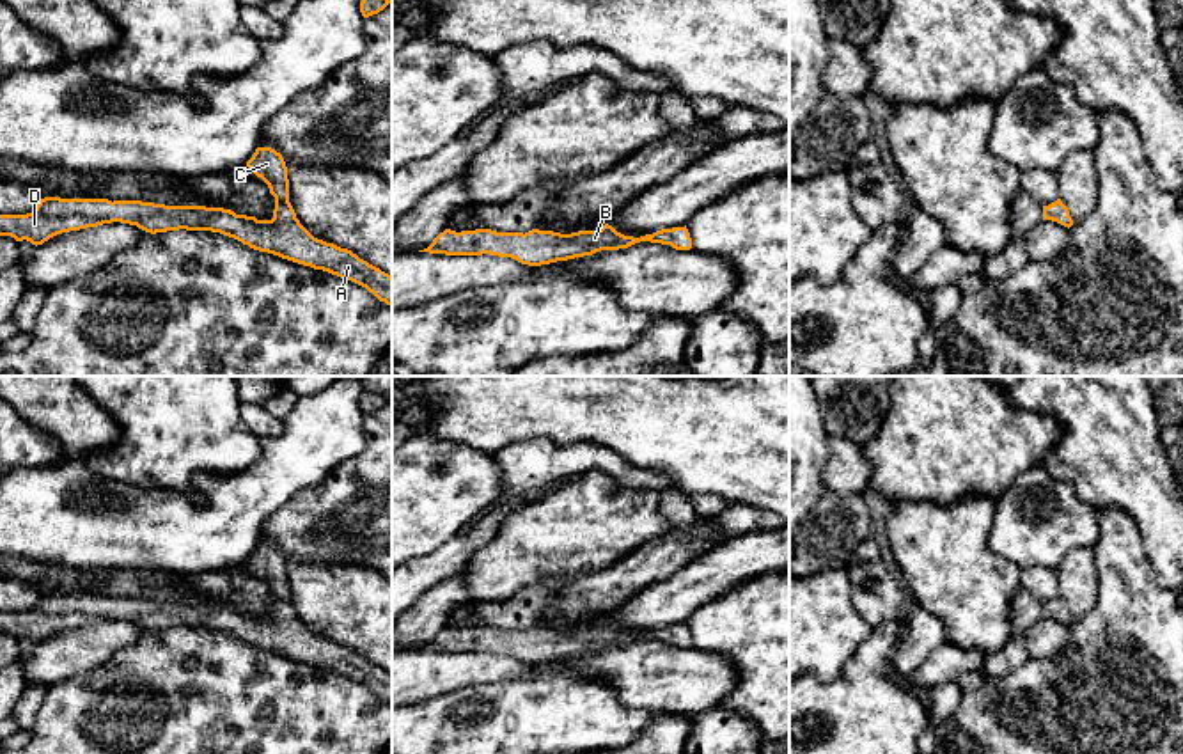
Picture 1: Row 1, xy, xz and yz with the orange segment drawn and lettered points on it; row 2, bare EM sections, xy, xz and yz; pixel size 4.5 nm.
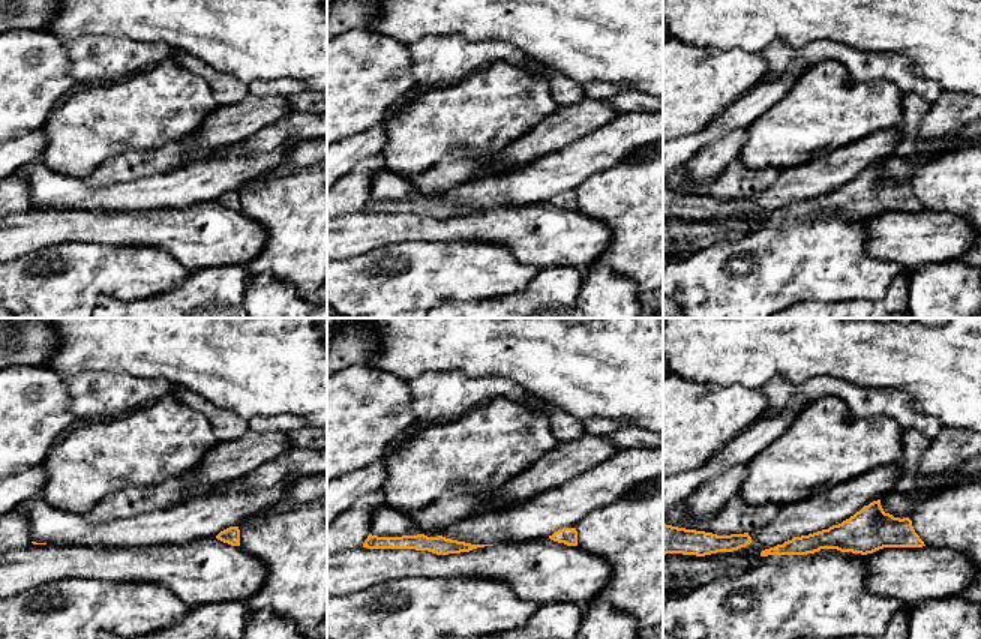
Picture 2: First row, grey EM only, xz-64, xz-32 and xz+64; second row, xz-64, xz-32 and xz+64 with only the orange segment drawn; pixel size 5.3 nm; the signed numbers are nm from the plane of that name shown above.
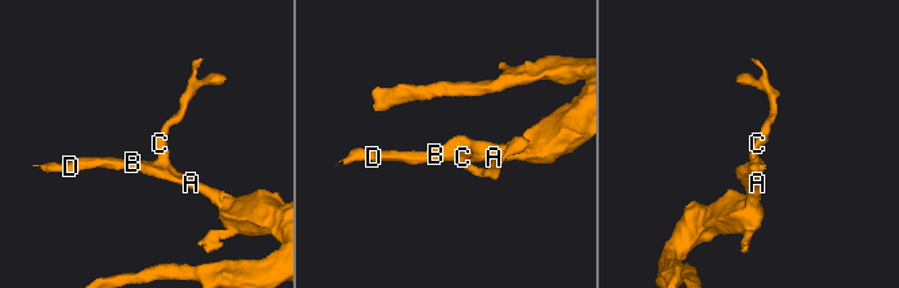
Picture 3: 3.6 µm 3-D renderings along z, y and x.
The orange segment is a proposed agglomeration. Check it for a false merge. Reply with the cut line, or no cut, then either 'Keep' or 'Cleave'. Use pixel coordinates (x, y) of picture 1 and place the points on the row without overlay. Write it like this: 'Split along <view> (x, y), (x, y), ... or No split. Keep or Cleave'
No split. Keep

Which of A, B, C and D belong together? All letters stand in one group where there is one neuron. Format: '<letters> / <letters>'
A B C D

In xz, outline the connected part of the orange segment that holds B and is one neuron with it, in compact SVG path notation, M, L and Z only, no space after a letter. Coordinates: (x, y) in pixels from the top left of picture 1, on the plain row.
M605 621L596 628L578 628L560 632L553 628L532 626L529 630L497 630L491 626L440 630L433 640L419 649L445 653L498 653L511 655L521 662L541 664L557 658L592 653L601 648L628 646L640 639L670 642L676 648L690 648L692 635L685 624L662 626L640 635L624 633Z

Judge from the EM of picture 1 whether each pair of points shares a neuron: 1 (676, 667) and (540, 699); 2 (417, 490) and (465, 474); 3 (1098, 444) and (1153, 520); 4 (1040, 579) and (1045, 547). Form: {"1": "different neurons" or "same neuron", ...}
{"1": "different neurons", "2": "same neuron", "3": "same neuron", "4": "different neurons"}

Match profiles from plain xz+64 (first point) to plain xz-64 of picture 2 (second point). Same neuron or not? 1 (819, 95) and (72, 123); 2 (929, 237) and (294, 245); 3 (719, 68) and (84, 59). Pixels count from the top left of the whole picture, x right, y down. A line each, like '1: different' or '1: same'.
1: same
2: different
3: different

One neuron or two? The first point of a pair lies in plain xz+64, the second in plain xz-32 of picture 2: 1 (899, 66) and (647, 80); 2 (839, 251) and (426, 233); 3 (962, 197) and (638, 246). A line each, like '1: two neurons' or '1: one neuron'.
1: two neurons
2: two neurons
3: one neuron

